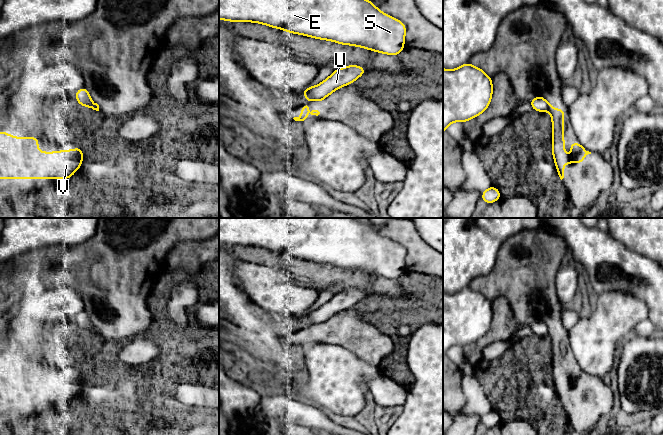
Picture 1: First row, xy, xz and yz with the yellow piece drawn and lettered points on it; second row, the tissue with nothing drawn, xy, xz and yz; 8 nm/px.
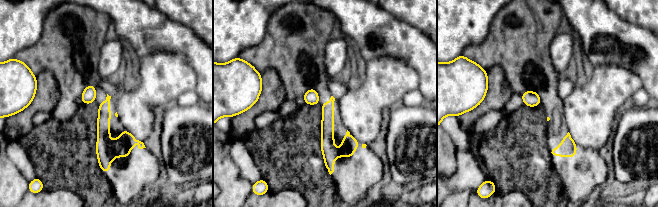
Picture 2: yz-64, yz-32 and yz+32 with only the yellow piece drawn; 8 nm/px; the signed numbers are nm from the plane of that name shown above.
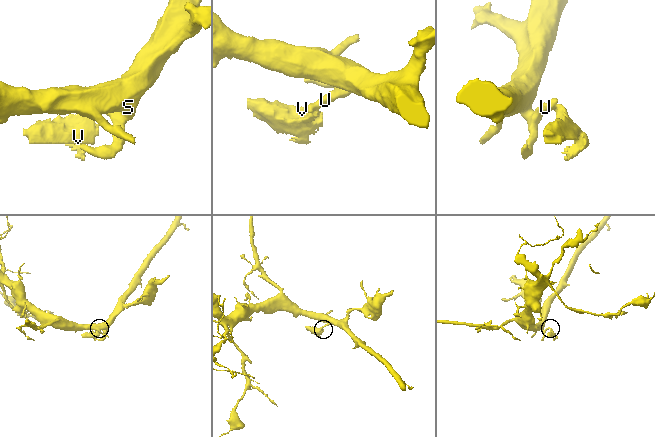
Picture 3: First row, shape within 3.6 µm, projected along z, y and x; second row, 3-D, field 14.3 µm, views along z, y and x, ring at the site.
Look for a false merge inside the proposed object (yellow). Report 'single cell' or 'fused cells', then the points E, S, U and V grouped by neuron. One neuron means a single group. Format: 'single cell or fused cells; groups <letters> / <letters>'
fused cells; groups E S U / V

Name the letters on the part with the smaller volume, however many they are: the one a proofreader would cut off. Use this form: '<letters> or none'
V

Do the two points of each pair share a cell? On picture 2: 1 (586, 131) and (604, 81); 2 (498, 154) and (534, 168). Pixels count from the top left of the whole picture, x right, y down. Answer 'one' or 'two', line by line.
1: one
2: one

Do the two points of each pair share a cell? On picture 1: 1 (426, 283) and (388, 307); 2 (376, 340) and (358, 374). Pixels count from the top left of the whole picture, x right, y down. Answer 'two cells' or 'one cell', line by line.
1: one cell
2: two cells

